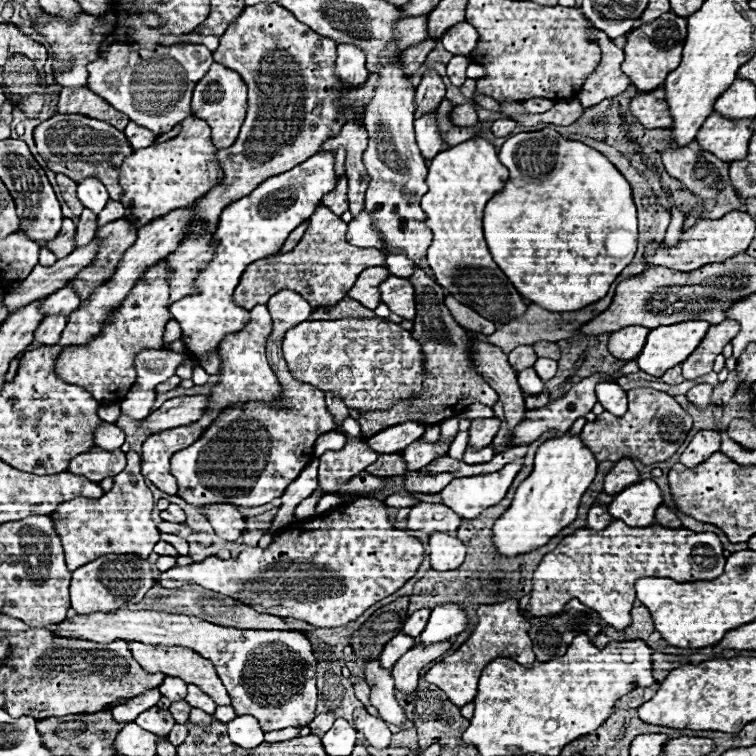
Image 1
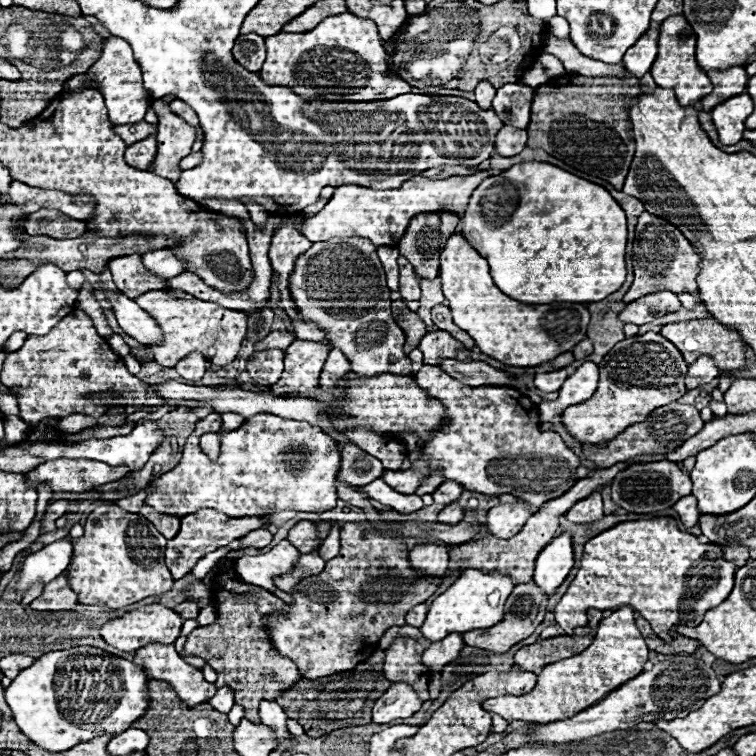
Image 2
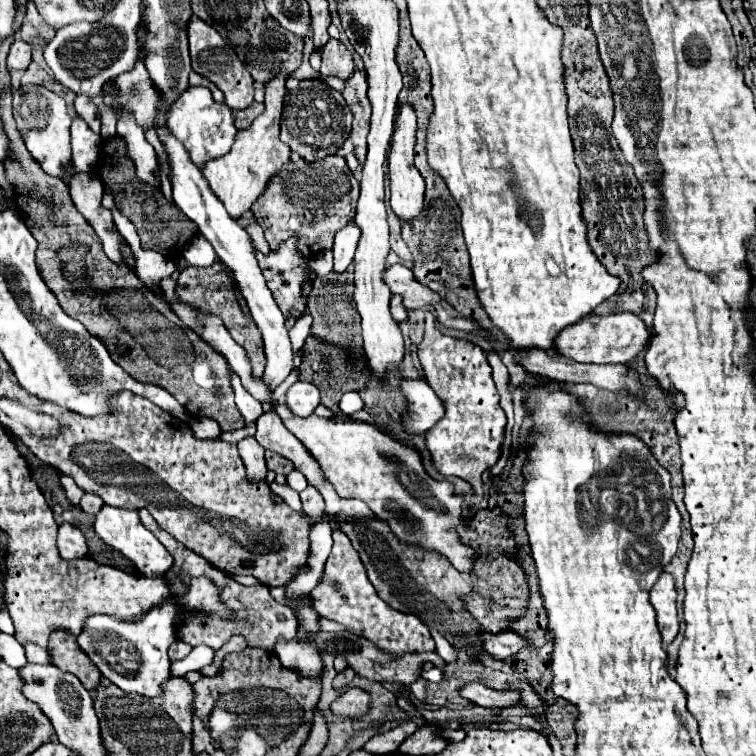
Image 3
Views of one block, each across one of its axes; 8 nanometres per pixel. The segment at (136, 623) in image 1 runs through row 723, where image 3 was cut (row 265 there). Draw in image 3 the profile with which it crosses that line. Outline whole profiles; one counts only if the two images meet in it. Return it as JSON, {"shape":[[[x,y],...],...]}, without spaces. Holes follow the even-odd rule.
{"shape":[[[292,236],[292,240],[286,240],[284,244],[280,244],[280,248],[276,248],[276,252],[262,254],[256,250],[256,260],[260,264],[260,270],[266,278],[266,284],[270,288],[278,308],[284,312],[284,316],[288,320],[298,320],[308,310],[308,296],[304,294],[304,280],[310,278],[312,268],[310,268],[308,258],[300,256],[300,252],[296,248],[296,236]]]}

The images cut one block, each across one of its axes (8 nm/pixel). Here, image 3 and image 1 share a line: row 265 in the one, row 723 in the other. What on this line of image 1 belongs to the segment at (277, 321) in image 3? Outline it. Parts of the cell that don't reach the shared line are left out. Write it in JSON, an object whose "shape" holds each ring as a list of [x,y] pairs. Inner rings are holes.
{"shape":[[[236,716],[234,720],[226,722],[226,728],[228,728],[228,736],[234,744],[246,748],[246,750],[252,750],[256,748],[260,742],[264,742],[264,732],[260,730],[258,726],[258,720],[254,716]]]}

